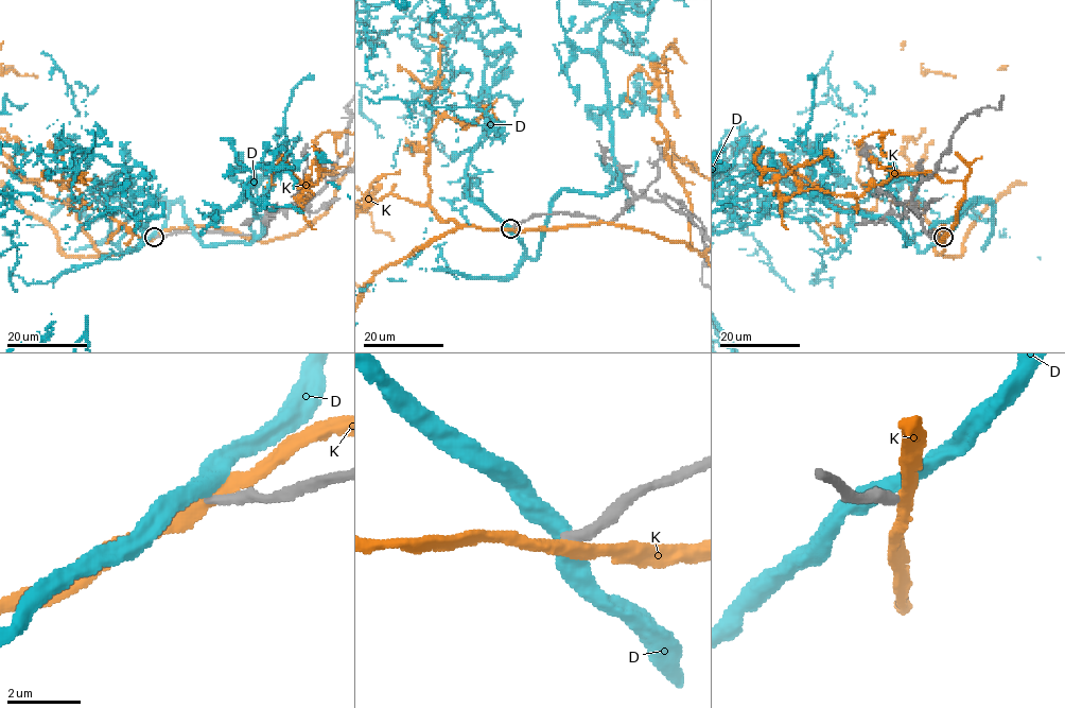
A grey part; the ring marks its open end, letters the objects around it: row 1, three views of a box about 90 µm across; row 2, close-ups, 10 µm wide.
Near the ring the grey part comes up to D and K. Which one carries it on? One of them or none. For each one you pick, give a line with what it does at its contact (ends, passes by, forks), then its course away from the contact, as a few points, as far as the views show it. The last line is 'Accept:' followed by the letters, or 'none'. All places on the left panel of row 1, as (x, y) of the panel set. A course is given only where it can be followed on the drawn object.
Accept: none

